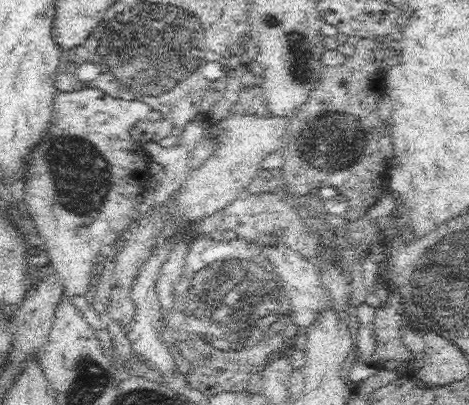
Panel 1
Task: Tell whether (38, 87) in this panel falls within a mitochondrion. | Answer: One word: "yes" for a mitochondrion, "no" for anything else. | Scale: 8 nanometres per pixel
no

